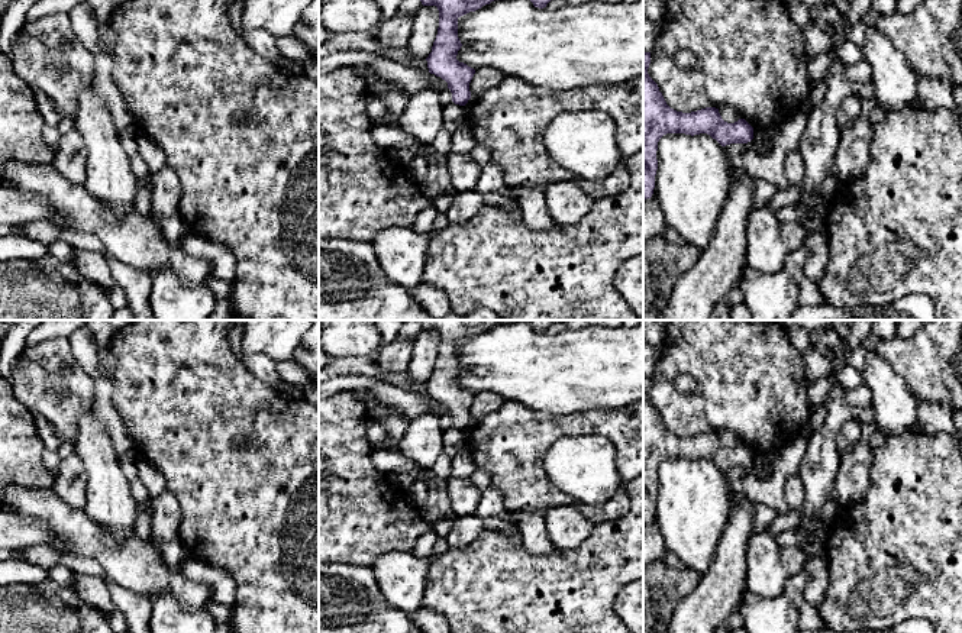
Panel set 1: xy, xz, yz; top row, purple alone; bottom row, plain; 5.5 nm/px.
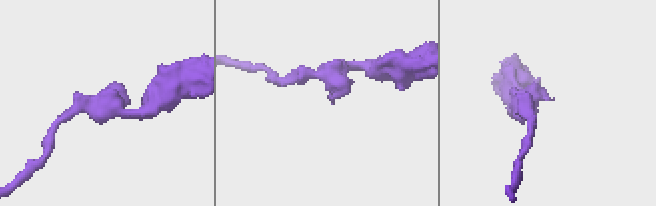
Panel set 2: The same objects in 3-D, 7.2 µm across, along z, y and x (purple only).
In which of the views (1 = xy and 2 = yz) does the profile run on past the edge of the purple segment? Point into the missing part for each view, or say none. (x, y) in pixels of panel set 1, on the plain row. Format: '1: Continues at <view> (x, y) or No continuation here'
1: No continuation here
2: No continuation here

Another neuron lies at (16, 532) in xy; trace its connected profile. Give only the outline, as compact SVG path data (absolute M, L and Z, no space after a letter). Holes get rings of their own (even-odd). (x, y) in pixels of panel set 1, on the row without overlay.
M0 511L0 549L16 550L35 545L46 545L57 552L65 552L58 548L51 529L42 521Z

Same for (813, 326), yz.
M777 320L785 329L791 326L804 327L811 335L817 333L819 330L835 327L842 320Z

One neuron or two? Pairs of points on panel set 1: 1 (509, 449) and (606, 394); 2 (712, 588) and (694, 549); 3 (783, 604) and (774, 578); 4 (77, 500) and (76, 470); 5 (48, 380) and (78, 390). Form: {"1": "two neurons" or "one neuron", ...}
{"1": "two neurons", "2": "two neurons", "3": "two neurons", "4": "one neuron", "5": "one neuron"}

